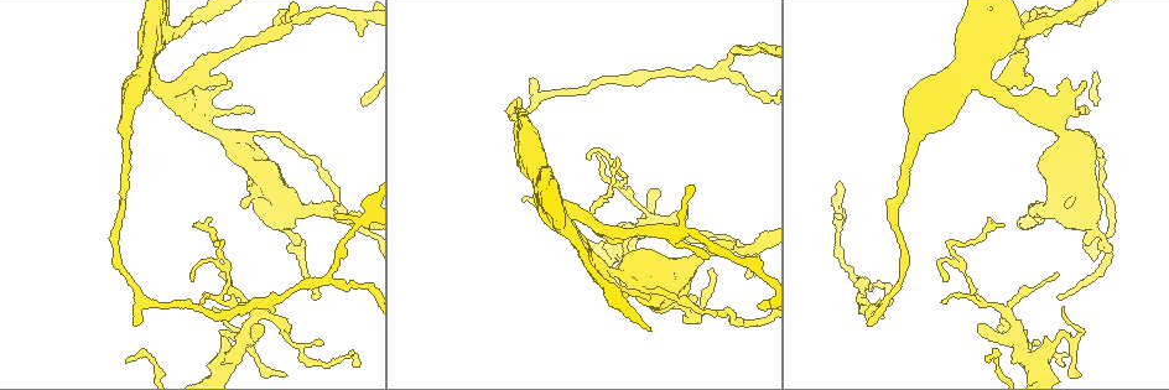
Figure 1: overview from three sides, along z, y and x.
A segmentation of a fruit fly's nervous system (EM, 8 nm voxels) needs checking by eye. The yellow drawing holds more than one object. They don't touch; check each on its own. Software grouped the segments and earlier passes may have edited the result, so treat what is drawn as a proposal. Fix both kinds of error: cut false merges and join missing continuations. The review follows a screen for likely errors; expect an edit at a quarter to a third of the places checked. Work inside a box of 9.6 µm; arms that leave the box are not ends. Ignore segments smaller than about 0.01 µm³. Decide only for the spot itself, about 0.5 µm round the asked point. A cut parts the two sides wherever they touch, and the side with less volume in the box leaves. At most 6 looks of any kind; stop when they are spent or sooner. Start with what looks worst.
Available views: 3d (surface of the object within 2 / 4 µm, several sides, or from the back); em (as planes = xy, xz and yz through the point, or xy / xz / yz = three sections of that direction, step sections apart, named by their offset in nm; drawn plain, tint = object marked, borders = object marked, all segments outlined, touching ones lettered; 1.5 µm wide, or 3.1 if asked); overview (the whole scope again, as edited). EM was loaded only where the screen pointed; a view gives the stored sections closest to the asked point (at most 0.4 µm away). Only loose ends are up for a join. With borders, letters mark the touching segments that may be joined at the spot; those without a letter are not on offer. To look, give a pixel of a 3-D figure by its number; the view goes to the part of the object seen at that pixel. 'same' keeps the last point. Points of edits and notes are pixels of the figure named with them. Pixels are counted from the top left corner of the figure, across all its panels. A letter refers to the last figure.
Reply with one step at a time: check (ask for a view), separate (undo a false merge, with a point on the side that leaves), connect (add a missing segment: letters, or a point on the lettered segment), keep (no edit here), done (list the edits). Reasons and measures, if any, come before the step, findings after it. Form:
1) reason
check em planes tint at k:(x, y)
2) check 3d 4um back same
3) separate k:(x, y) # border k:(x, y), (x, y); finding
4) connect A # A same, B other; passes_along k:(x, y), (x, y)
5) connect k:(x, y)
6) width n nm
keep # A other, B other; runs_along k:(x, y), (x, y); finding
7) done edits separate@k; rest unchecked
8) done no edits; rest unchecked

thin end
check em xz step 8 borders at 1:(1063, 362)

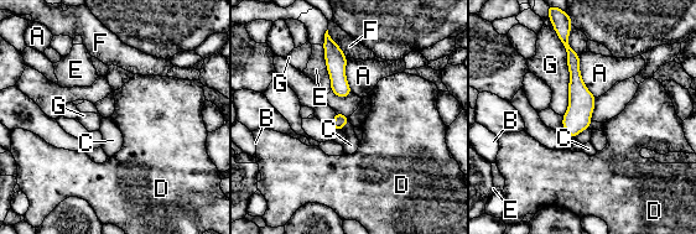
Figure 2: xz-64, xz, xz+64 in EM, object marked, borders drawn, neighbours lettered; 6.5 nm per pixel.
check em planes borders same

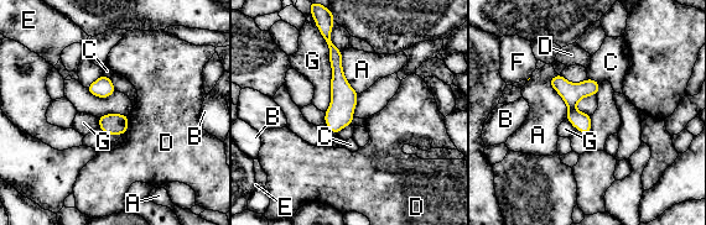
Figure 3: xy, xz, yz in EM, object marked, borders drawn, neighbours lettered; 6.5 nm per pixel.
keep # A other, B other, C other, D other, E other, F other, G other; runs_along 3:(332, 48), (338, 78), (336, 129); no lettered segment goes on from it

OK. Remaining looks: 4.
thick turns thin
check em planes tint at 1:(925, 99)

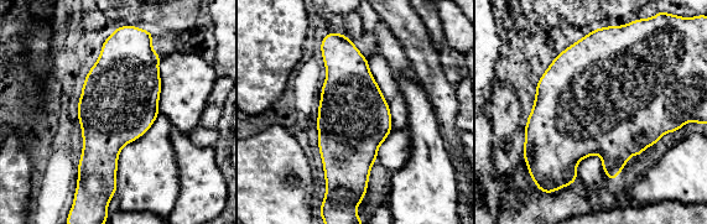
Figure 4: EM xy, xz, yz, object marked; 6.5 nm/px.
see the neighbours
check em planes borders same

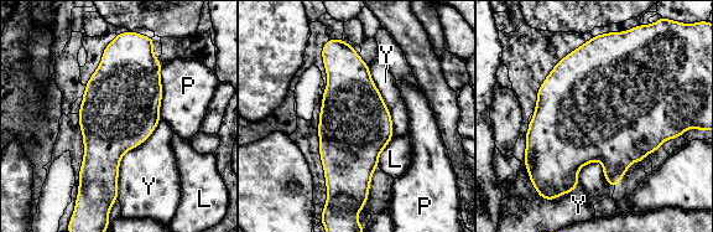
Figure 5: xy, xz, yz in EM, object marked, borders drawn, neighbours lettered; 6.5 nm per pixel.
width 460 nm; longest_contact Y 380 nm
keep # L other, P other, Y other; one neuron here

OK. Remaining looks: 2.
thick turns thin
check 3d 2um at 1:(654, 218)

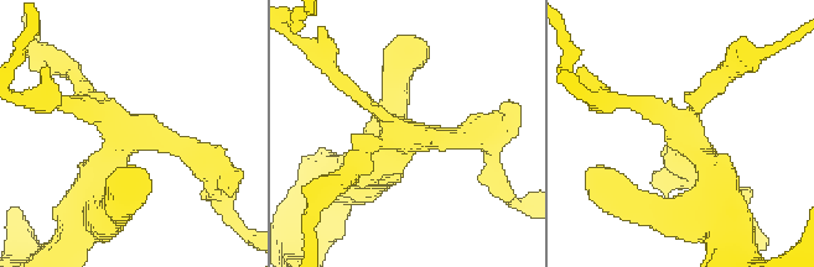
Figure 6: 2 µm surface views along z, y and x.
check em xz step 8 borders at 6:(125, 139)

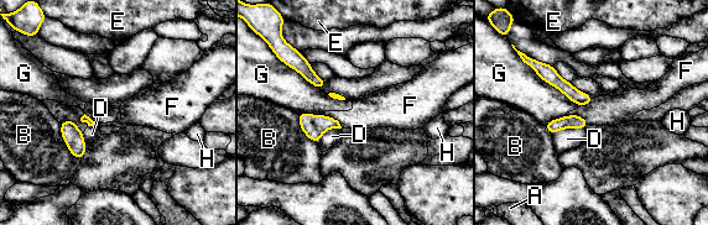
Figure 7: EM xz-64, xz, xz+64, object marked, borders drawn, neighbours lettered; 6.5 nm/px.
longest_contact G 420 nm
keep # A other, B other, D other, E other, F other, G other, H other; continuous, no second neuron

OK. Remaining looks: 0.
done no edits; rest unchecked

